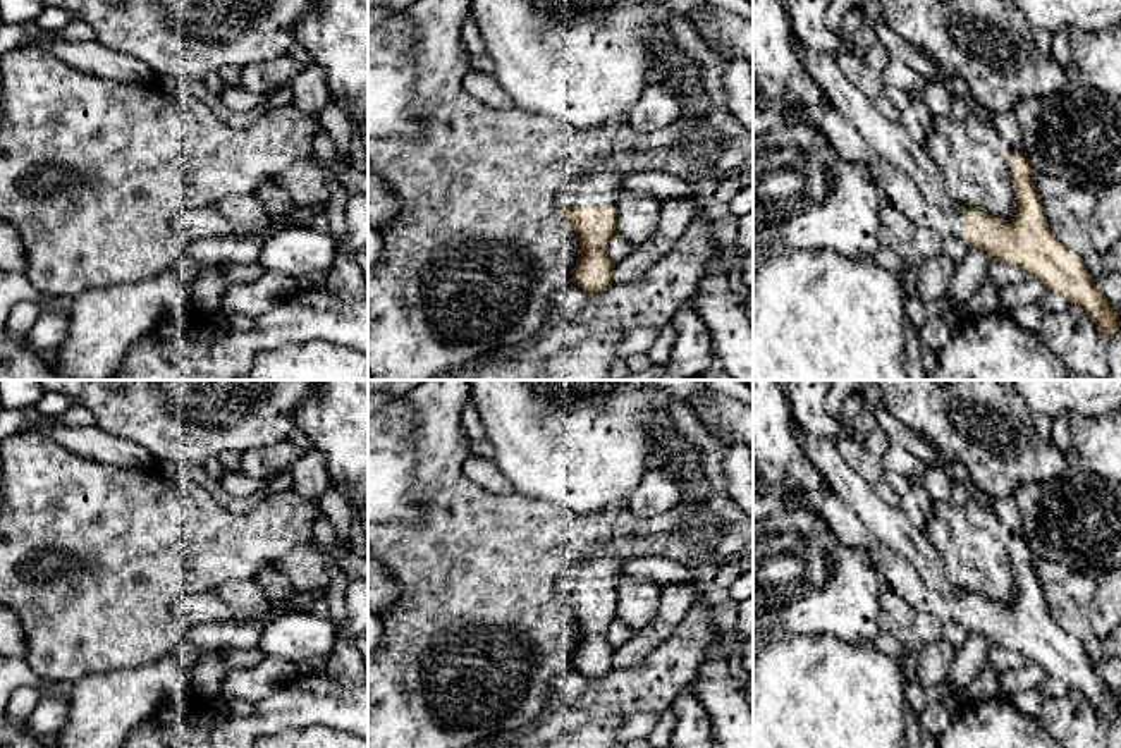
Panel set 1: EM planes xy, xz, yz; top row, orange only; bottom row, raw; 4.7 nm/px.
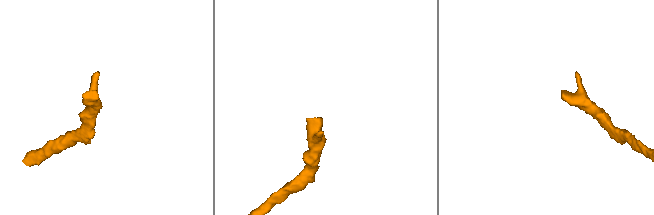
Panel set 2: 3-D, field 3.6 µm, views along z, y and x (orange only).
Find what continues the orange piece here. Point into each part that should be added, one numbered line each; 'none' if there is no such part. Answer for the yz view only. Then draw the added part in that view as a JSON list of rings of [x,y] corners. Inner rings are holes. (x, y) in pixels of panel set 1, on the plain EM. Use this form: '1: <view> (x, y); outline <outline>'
1: yz (903, 580); outline [[[827,483],[808,492],[801,499],[801,507],[808,507],[825,519],[841,543],[856,549],[880,573],[889,588],[899,595],[913,610],[932,614],[942,622],[965,621],[965,604],[954,597],[944,597],[930,588],[920,574],[897,554],[884,547]]]

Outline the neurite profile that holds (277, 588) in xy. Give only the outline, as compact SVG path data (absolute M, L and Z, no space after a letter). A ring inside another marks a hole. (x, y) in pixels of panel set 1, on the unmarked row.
M279 564L266 566L254 579L261 585L272 604L285 605L292 598L294 588L280 571Z

